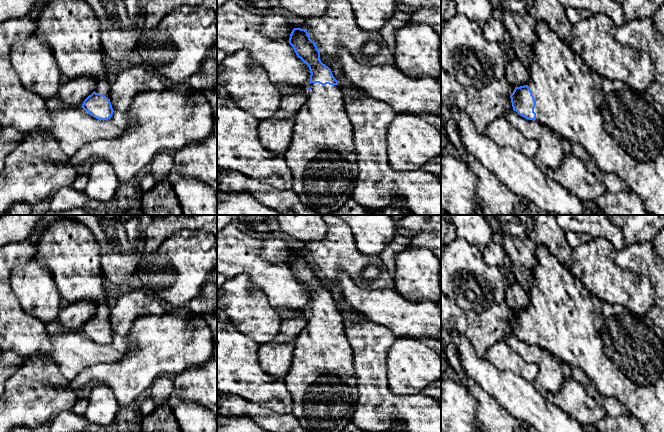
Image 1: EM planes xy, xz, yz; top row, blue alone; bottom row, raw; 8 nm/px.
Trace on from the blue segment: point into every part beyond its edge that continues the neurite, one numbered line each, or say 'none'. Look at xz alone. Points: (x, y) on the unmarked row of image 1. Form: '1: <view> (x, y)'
1: xz (321, 379)

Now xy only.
1: xy (67, 249)

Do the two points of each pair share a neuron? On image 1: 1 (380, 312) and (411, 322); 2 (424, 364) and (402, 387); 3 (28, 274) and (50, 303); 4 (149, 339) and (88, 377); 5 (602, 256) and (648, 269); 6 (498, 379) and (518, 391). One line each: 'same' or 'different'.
1: same
2: same
3: same
4: same
5: different
6: same

